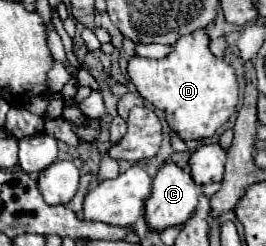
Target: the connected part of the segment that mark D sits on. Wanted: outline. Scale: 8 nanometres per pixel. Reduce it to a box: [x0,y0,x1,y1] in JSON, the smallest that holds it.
[127,30,239,140]

